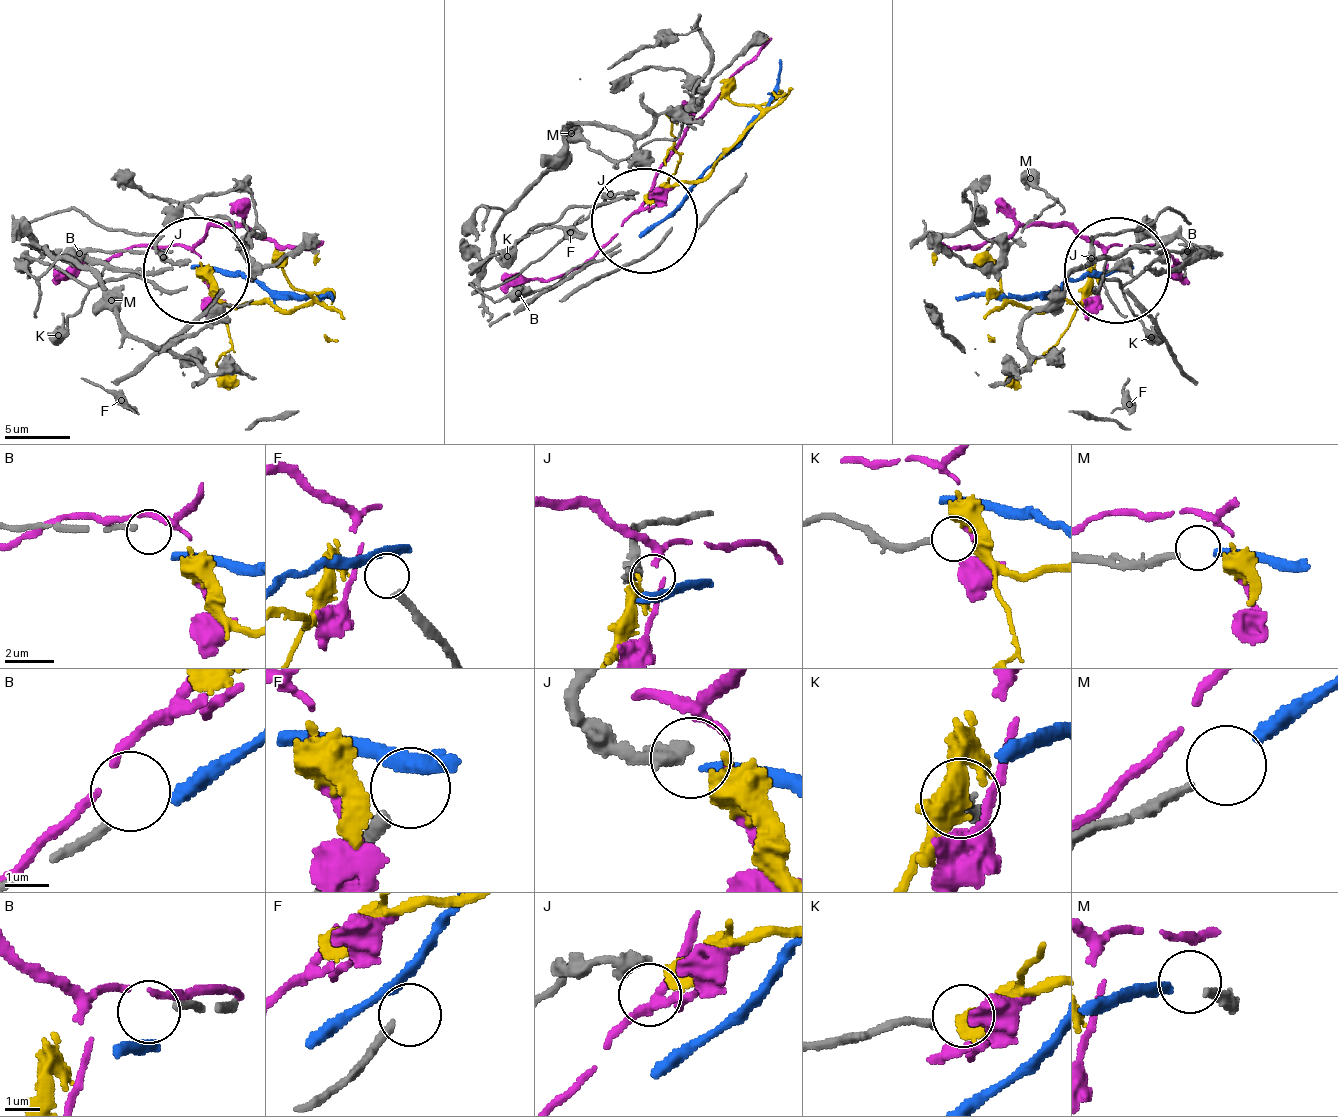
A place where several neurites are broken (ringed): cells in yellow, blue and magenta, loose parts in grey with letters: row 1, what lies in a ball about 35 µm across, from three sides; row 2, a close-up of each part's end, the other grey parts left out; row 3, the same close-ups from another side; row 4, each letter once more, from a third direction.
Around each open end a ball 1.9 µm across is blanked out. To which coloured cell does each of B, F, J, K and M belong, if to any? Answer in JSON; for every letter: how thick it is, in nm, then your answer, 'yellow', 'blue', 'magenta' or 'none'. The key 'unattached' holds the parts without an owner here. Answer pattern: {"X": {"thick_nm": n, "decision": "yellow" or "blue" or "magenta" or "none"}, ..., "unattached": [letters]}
{"B": {"thick_nm": 240, "decision": "none"}, "F": {"thick_nm": 280, "decision": "none"}, "J": {"thick_nm": 440, "decision": "magenta"}, "K": {"thick_nm": 200, "decision": "yellow"}, "M": {"thick_nm": 220, "decision": "blue"}, "unattached": ["B", "F"]}

